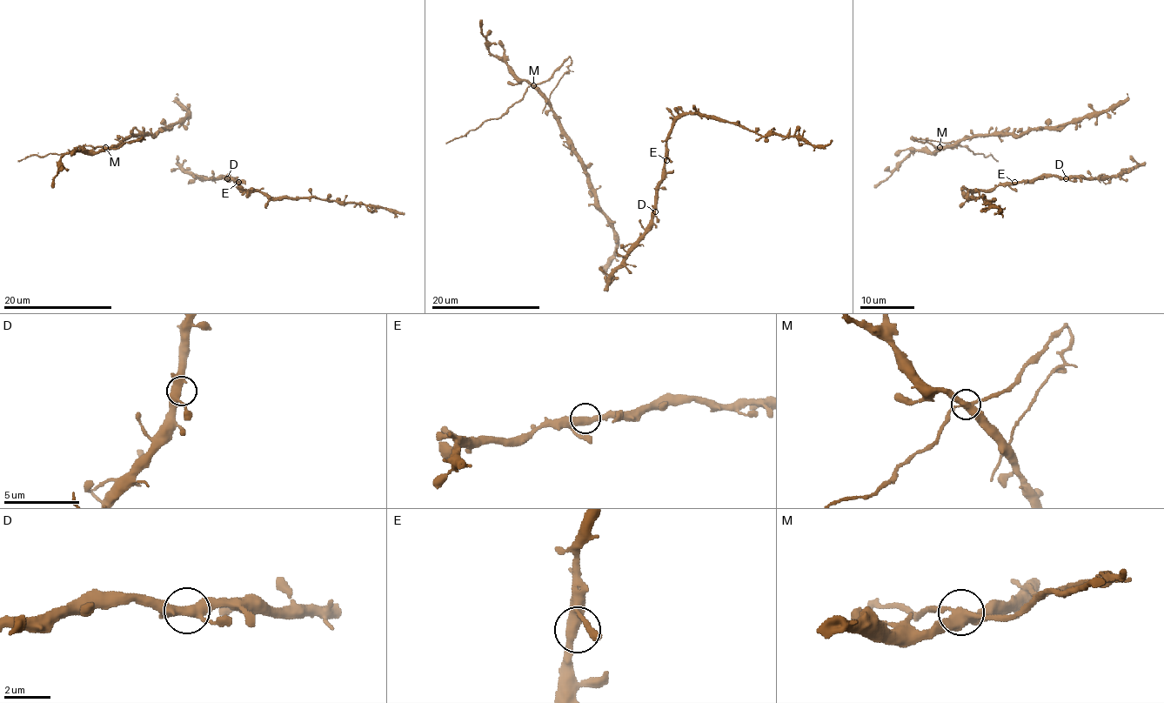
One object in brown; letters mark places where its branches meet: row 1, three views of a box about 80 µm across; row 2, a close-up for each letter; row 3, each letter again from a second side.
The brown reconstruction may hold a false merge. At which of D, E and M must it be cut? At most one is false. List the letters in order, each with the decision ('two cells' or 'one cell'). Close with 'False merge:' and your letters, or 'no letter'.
D: one cell
E: one cell
M: two cells
False merge: M

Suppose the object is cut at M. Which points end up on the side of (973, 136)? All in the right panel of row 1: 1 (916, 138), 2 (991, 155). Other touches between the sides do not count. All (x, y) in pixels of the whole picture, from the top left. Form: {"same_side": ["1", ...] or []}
{"same_side": []}

